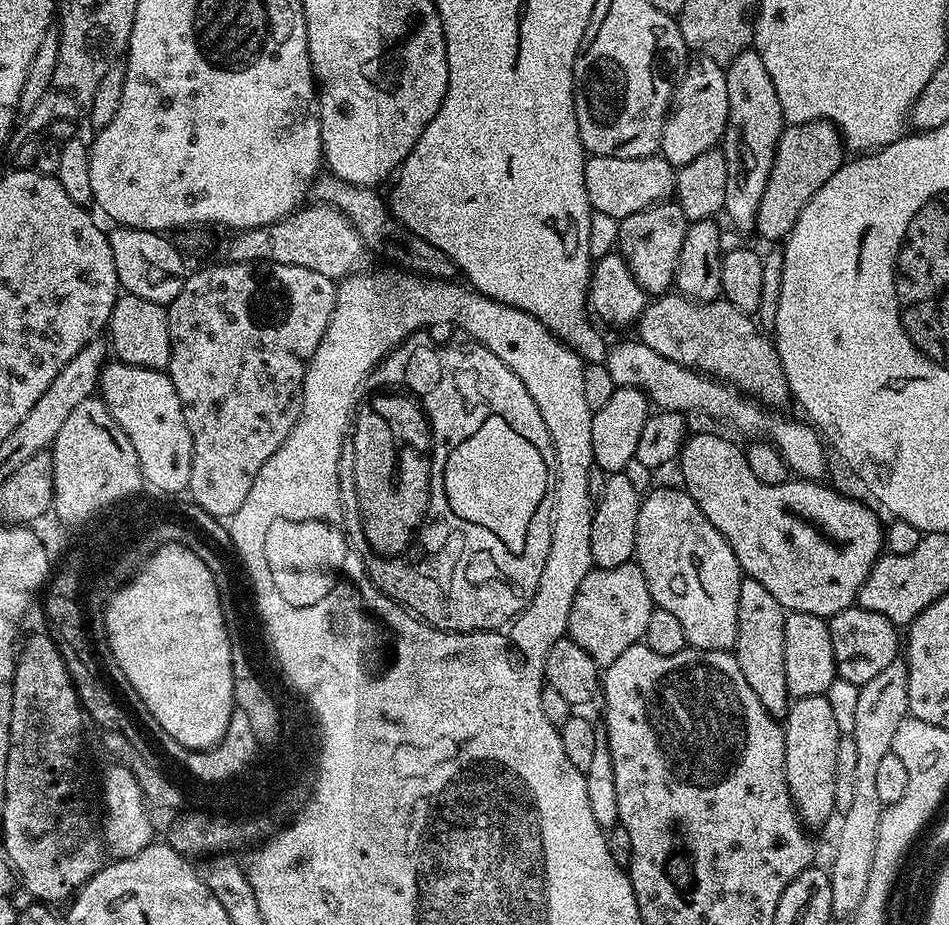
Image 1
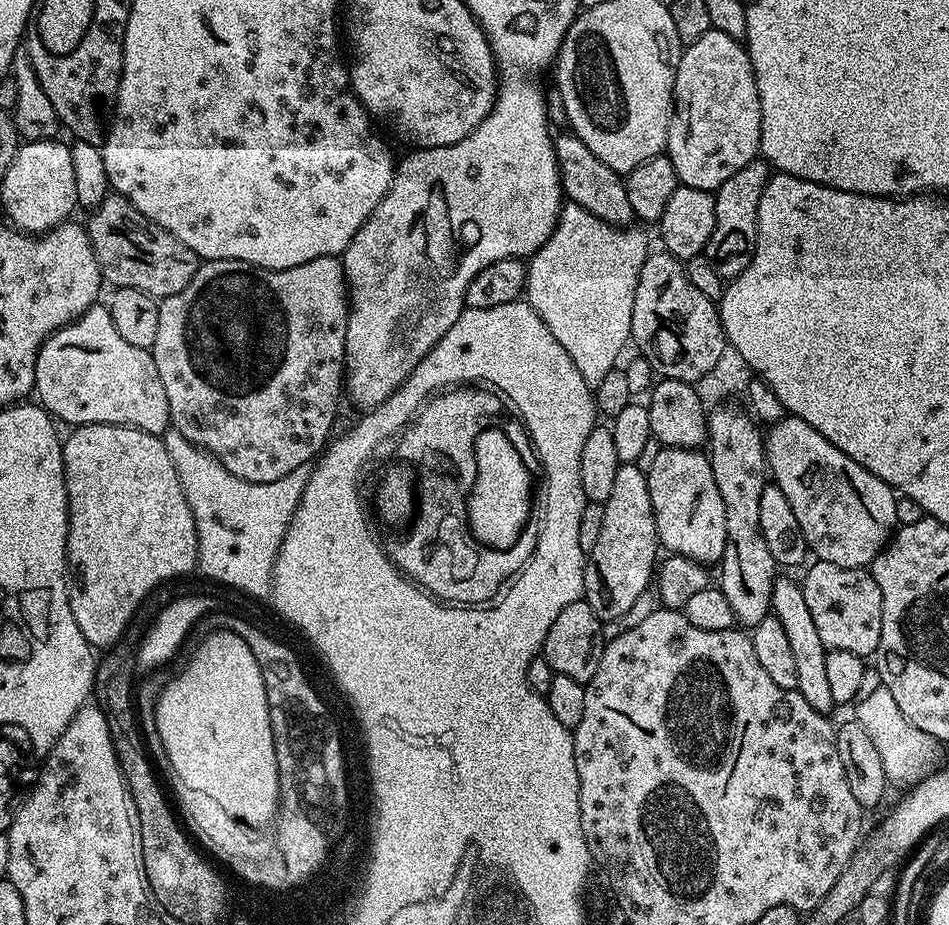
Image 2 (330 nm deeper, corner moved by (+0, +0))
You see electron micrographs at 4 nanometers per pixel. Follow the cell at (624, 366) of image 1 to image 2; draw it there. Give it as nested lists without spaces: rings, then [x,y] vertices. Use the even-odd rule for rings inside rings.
[[[791,414],[767,429],[766,451],[771,479],[782,490],[782,494],[786,494],[790,506],[794,506],[794,515],[798,517],[798,526],[806,538],[811,555],[816,560],[834,562],[834,566],[867,569],[897,527],[898,496],[893,488],[870,474],[870,470],[858,466],[854,458],[842,454],[842,450],[818,434],[814,426]]]

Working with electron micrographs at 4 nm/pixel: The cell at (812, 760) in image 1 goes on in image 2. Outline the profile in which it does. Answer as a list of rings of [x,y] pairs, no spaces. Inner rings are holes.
[[[777,579],[776,585],[772,588],[772,610],[771,615],[782,622],[783,629],[786,630],[786,639],[790,641],[790,651],[794,654],[794,667],[798,674],[796,691],[810,702],[810,706],[825,714],[831,713],[834,708],[834,698],[830,695],[830,685],[826,675],[826,658],[829,649],[825,648],[822,638],[818,634],[818,629],[814,626],[814,618],[810,614],[810,609],[806,606],[806,594],[799,583],[792,580]]]

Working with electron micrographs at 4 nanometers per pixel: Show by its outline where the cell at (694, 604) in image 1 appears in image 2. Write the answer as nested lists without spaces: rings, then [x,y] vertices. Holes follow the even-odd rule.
[[[663,447],[646,475],[650,502],[656,515],[657,541],[663,547],[665,544],[669,553],[697,560],[705,566],[715,565],[722,558],[726,546],[726,506],[722,506],[722,494],[718,494],[707,455],[695,448]]]

